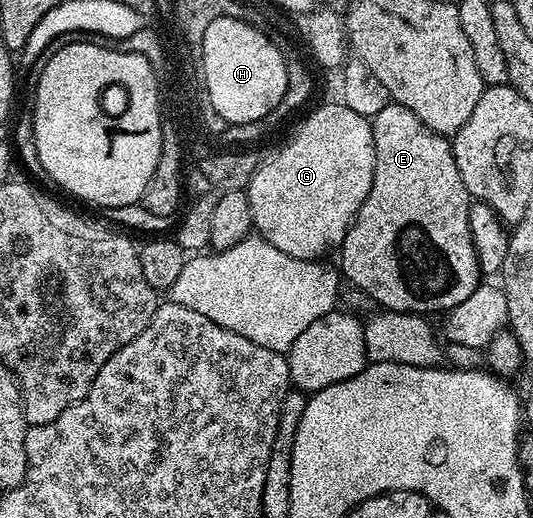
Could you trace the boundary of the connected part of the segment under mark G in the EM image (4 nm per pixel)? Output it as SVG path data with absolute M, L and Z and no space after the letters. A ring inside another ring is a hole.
M345 105L332 106L332 109L313 115L296 141L292 145L281 146L278 151L274 158L266 157L260 163L247 187L256 233L279 248L279 252L287 252L287 256L308 262L324 259L324 254L332 250L333 253L340 251L349 225L371 192L375 172L372 121Z

